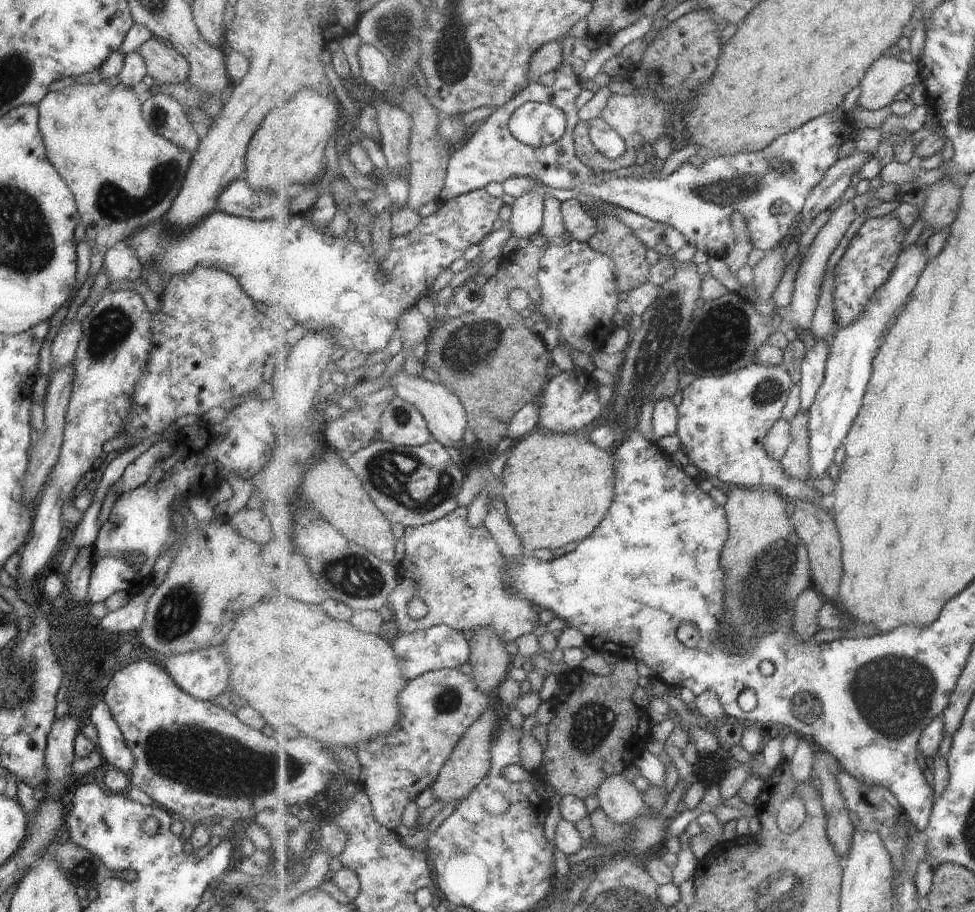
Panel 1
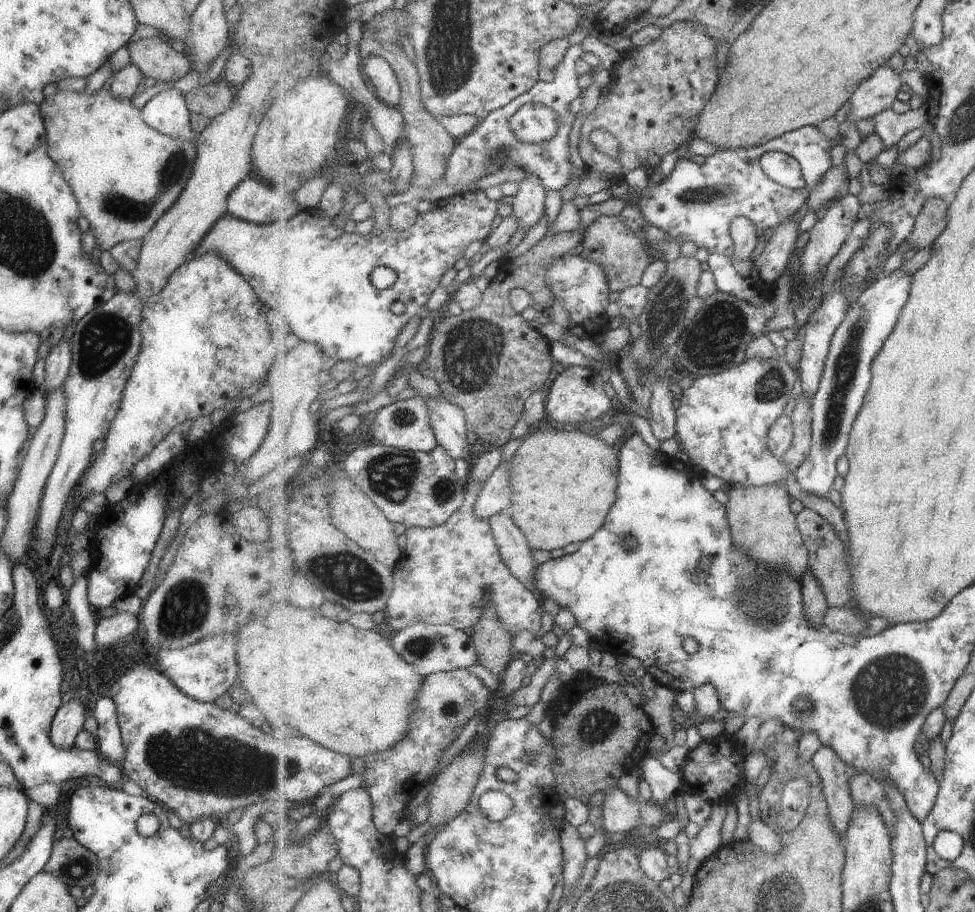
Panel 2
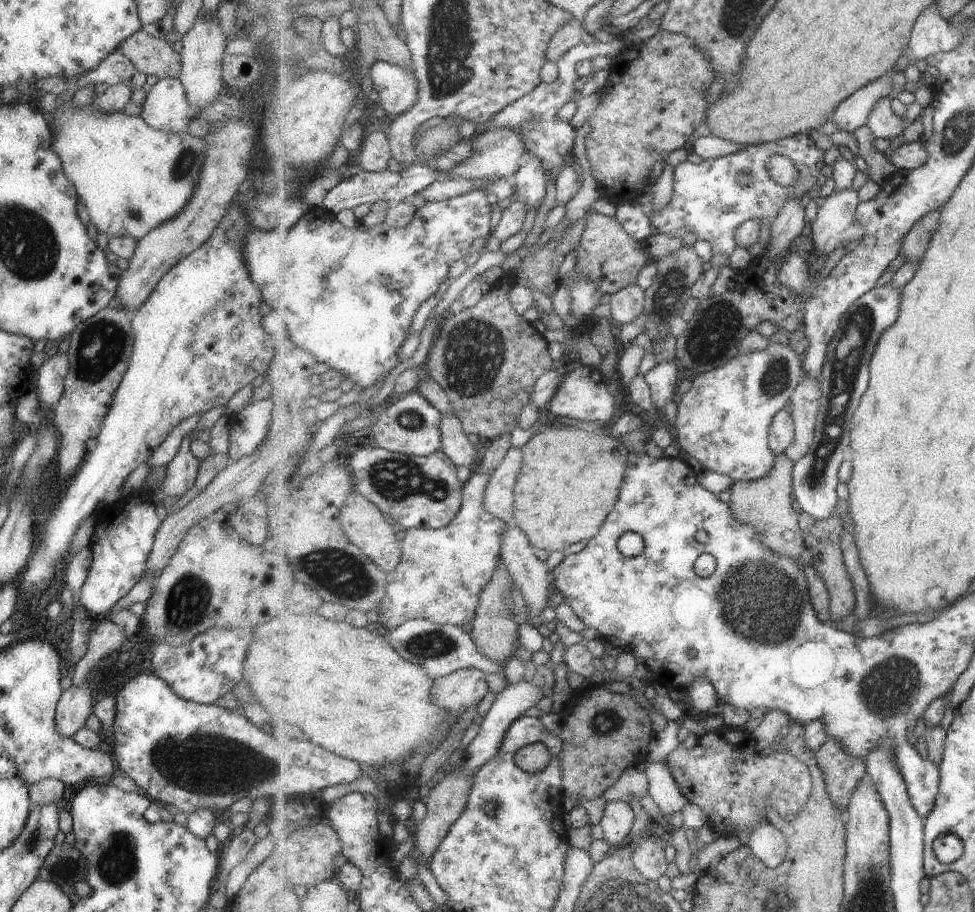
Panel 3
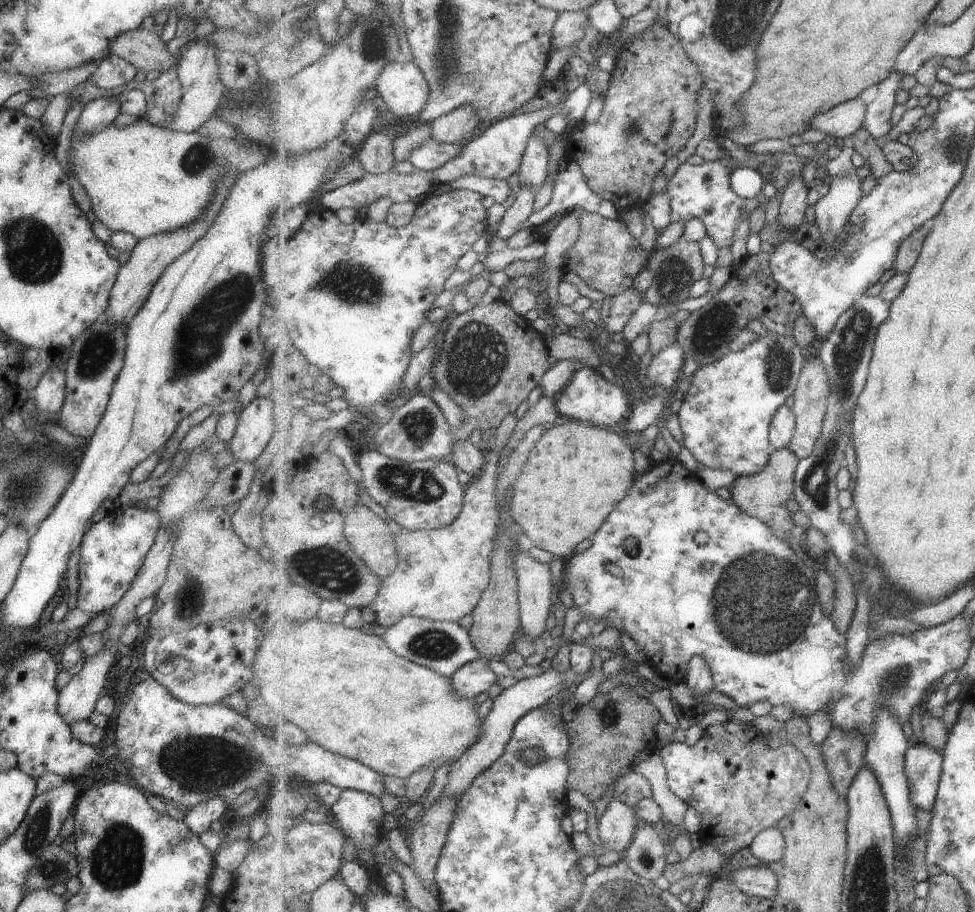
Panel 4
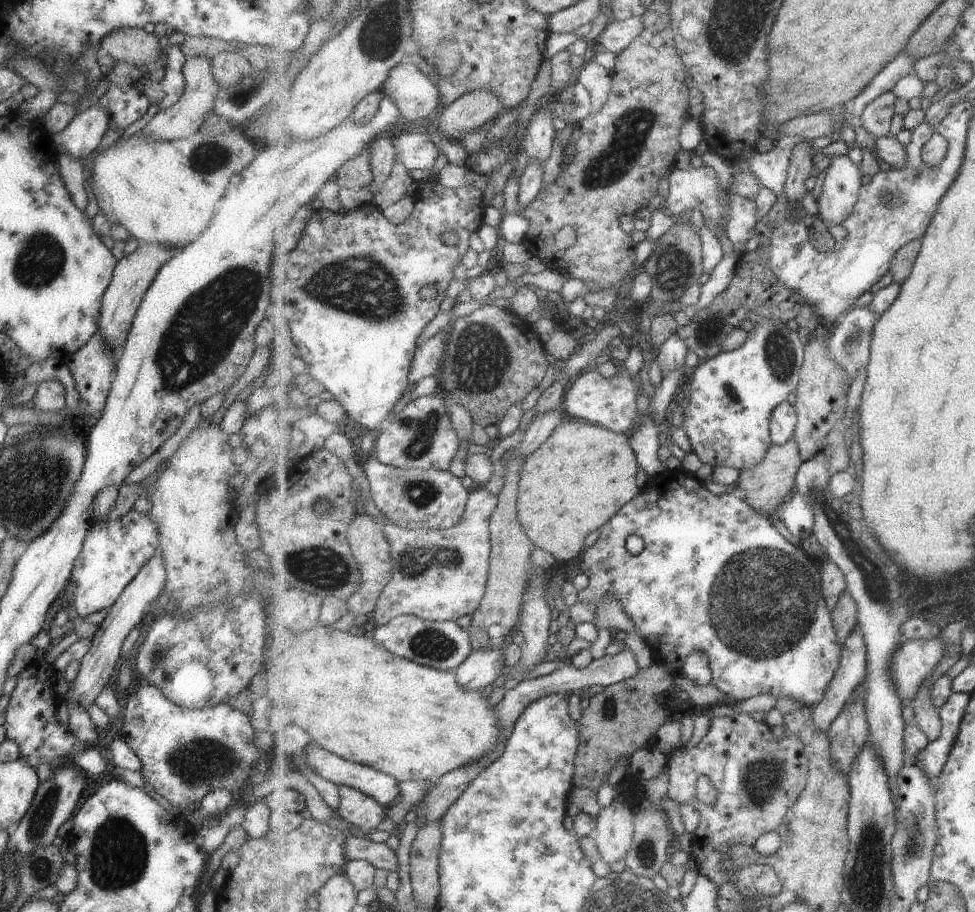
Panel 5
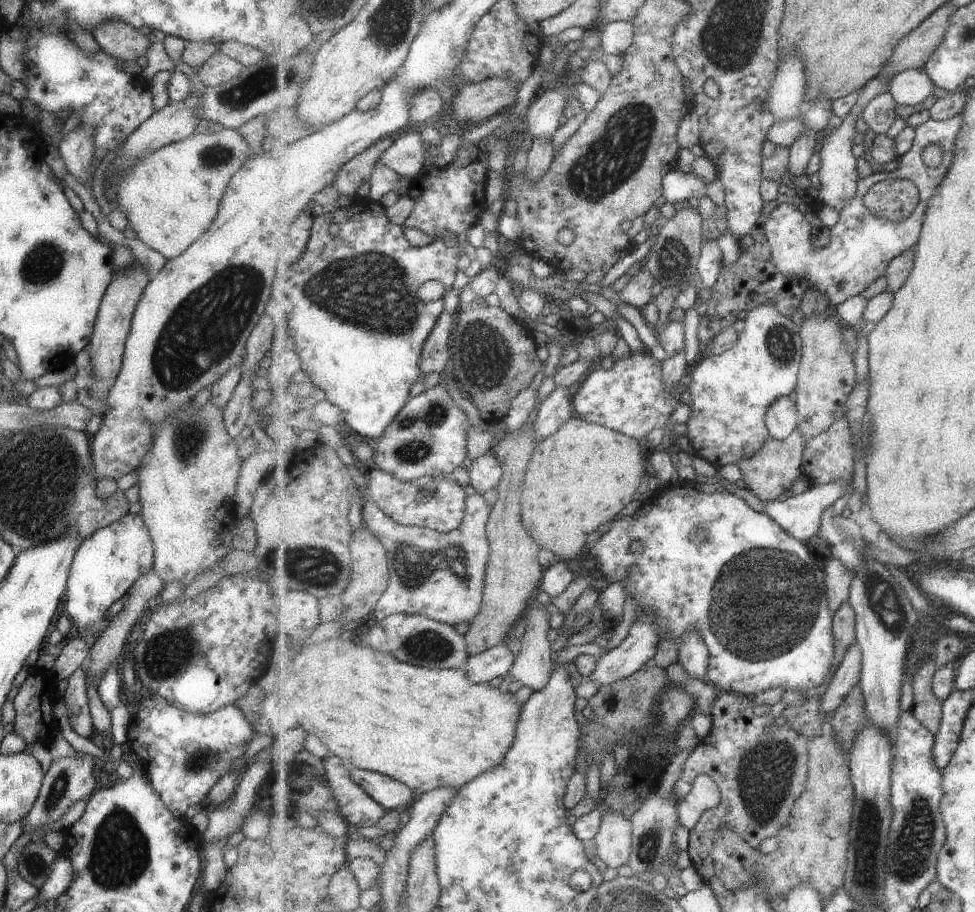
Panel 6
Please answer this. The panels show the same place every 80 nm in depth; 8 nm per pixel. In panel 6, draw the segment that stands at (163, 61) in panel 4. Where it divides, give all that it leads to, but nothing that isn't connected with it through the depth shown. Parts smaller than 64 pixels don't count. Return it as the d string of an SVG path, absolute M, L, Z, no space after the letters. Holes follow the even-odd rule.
M105 20L89 33L102 52L121 61L133 62L135 58L144 56L150 44L147 36L142 36L137 29L119 20Z

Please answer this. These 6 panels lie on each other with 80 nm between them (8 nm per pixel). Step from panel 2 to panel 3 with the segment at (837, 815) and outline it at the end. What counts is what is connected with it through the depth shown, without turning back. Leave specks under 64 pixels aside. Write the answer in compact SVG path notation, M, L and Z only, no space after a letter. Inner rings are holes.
M828 738L823 744L817 752L817 758L819 766L823 768L831 800L839 810L847 813L855 788L868 776L866 760L847 754L843 746L833 738Z

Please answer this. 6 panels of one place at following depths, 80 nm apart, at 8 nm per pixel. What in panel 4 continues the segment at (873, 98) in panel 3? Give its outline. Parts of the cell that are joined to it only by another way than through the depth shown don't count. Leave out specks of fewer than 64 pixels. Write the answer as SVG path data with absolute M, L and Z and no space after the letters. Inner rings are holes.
M864 96L833 108L829 113L819 114L811 120L809 130L817 130L833 136L839 142L856 134L865 125L867 104Z

